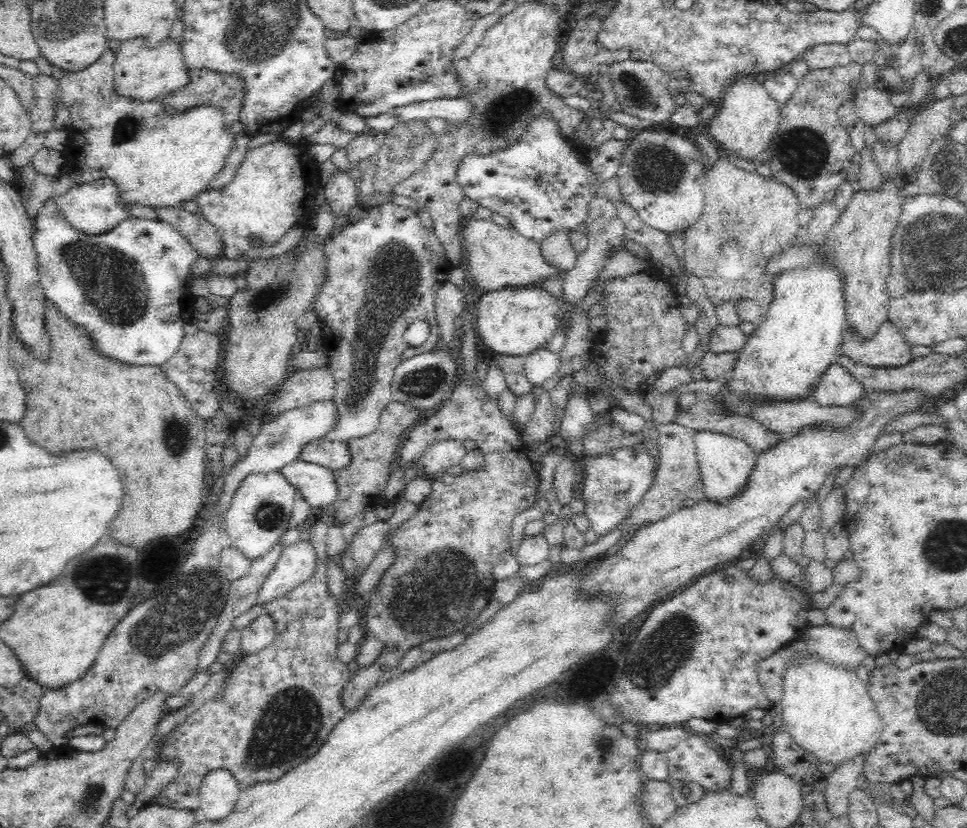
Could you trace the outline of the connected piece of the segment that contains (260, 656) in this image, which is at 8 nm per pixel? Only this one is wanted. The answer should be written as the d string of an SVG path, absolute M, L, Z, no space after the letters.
M317 516L315 522L310 525L309 534L310 538L308 541L312 543L312 547L314 548L317 557L314 575L311 578L308 578L303 584L296 586L293 590L284 594L280 599L276 598L272 600L272 602L262 604L264 614L270 616L275 623L274 642L270 643L265 649L260 650L260 652L257 652L256 654L237 657L230 665L230 677L224 682L220 691L214 695L212 699L203 704L197 712L190 715L185 722L176 725L173 731L160 742L157 755L158 761L168 760L168 758L170 760L172 760L172 758L177 758L181 764L179 766L178 774L172 779L172 782L169 782L165 788L160 791L160 794L153 800L154 803L161 804L162 806L169 806L170 808L192 808L193 810L198 810L198 788L200 788L202 778L204 778L210 770L214 770L214 768L225 768L226 770L229 770L236 777L241 791L246 790L246 788L252 786L252 784L255 784L256 782L262 782L262 780L276 780L276 778L280 778L284 772L288 772L288 770L292 770L294 766L298 766L300 762L304 762L306 756L316 754L318 748L320 748L320 746L324 744L324 740L328 738L330 730L344 718L344 714L346 714L347 710L344 709L344 705L342 705L341 693L344 686L347 686L346 682L350 680L352 667L351 665L344 664L337 657L336 648L338 646L338 640L336 639L336 634L338 634L342 611L340 604L338 603L339 597L331 594L328 590L326 566L327 525L320 520L319 516Z

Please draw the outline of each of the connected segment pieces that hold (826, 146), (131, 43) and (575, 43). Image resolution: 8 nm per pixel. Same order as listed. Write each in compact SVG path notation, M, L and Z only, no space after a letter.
M850 61L846 66L809 70L808 74L799 80L792 97L781 106L777 134L763 151L763 158L772 168L772 176L782 184L787 184L797 194L799 209L810 207L815 210L822 204L822 200L833 200L836 189L848 176L855 151L849 133L840 124L837 110L854 98L854 90L861 82L862 70L863 66L854 61Z
M143 36L124 41L120 50L115 52L115 57L114 85L116 92L122 97L149 102L183 88L190 80L190 69L187 68L184 60L181 43L172 40L169 36L152 48L147 46Z
M588 15L575 22L572 30L568 32L566 43L562 44L562 55L564 64L568 67L568 71L578 76L587 75L593 71L598 64L612 65L612 62L622 62L626 58L622 58L618 52L610 52L610 50L596 43L596 34L602 28L602 21L605 16Z

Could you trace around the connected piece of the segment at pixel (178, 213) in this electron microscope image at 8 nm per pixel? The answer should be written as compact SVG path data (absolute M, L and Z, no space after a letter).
M162 206L154 209L160 221L169 222L188 239L188 242L198 251L200 258L208 261L222 258L220 254L224 243L212 223L182 206Z

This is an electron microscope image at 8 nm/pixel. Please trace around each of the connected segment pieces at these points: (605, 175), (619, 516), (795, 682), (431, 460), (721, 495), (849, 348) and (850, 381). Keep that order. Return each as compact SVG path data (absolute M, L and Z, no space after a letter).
M612 137L610 140L602 142L600 146L590 149L588 160L599 180L608 180L618 172L622 158L624 158L624 152L626 152L626 148L632 139L630 137L618 140Z
M636 442L634 446L622 446L608 454L584 455L584 475L580 478L581 499L584 502L589 528L606 534L611 528L623 522L654 482L660 458L651 455L651 446Z
M800 652L791 662L786 662L781 675L782 697L777 703L778 726L787 729L792 738L804 749L816 755L822 762L842 764L856 754L868 754L884 730L883 718L876 712L864 682L854 670L846 670L824 662L815 652Z
M444 438L426 446L424 454L416 460L415 466L420 475L428 478L436 477L450 466L460 464L466 451L462 439Z
M710 430L696 431L693 441L705 498L724 504L744 488L746 478L754 468L757 452L739 438Z
M889 320L884 321L870 338L861 338L847 324L838 351L838 355L846 356L852 362L874 367L904 366L913 360L910 345L905 341L900 329Z
M834 361L826 368L822 378L814 382L808 396L819 405L850 406L862 398L863 386L844 366Z

